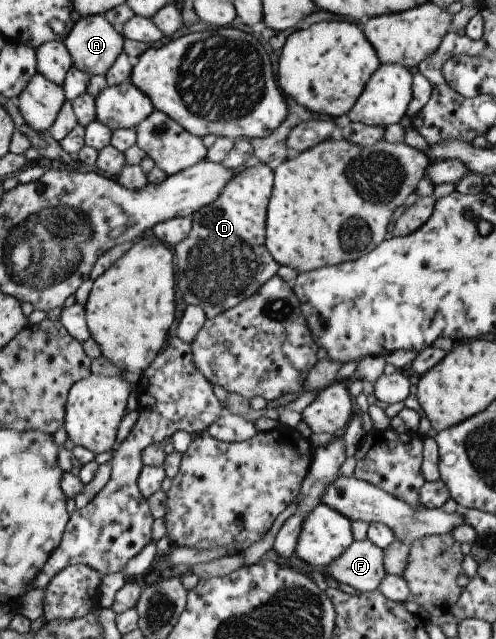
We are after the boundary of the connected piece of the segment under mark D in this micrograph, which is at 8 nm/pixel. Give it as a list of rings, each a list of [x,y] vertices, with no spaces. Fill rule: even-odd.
[[[253,160],[247,166],[236,170],[236,173],[226,181],[222,191],[214,201],[198,209],[191,216],[191,231],[180,243],[172,247],[174,257],[174,277],[176,289],[182,301],[188,305],[198,305],[204,311],[205,317],[216,317],[226,309],[238,305],[242,299],[250,297],[270,277],[278,271],[278,263],[270,257],[265,247],[264,221],[266,207],[272,190],[273,171],[266,163]]]

